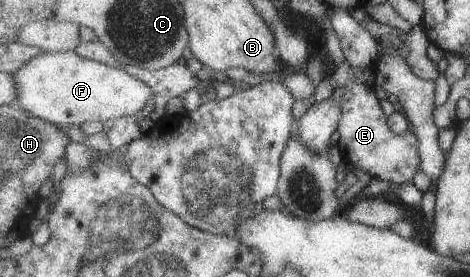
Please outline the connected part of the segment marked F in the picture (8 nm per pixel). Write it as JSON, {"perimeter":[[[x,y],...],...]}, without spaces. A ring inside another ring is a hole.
{"perimeter":[[[76,51],[50,52],[32,58],[16,74],[18,100],[16,106],[55,126],[103,122],[122,116],[138,115],[154,98],[154,90],[144,80],[95,60],[82,58]]]}

